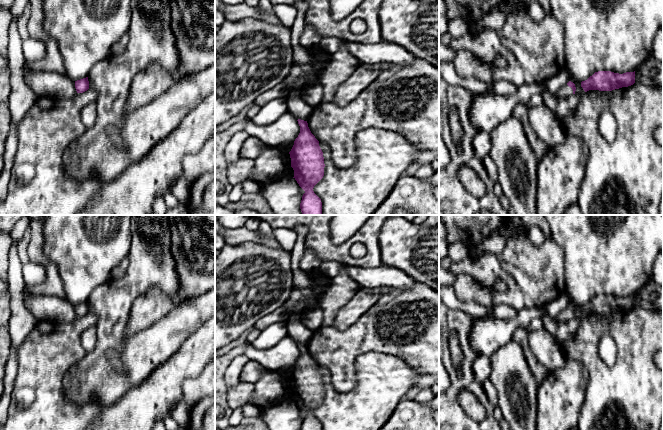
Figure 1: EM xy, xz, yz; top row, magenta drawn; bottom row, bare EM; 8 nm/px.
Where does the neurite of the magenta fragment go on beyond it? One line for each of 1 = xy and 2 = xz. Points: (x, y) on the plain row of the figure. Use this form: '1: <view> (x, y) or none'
1: none
2: none

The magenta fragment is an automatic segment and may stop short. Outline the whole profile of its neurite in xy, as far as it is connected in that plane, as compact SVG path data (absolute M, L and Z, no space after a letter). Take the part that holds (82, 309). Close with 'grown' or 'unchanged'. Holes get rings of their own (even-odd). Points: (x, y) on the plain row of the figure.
M88 301L75 305L77 317L83 317L89 313Z | unchanged

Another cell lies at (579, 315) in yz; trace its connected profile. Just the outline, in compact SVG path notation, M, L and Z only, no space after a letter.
M567 293L567 297L569 299L569 305L571 305L571 306L573 306L575 308L575 311L576 311L575 318L580 321L585 316L583 314L583 312L581 311L581 306L575 304L573 299L571 298L571 296L568 293Z

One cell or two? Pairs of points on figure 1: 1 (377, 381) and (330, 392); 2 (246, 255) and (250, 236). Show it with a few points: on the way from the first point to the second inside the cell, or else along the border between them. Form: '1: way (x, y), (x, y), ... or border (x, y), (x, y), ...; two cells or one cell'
1: way (365, 393), (360, 398), (342, 398); one cell
2: border (226, 243), (239, 245), (257, 242), (272, 248); two cells

